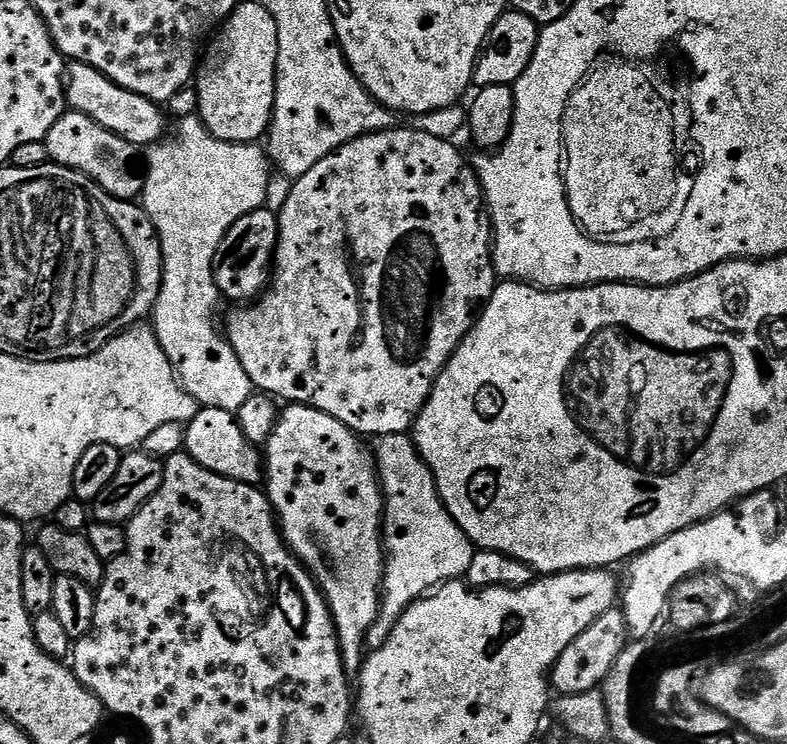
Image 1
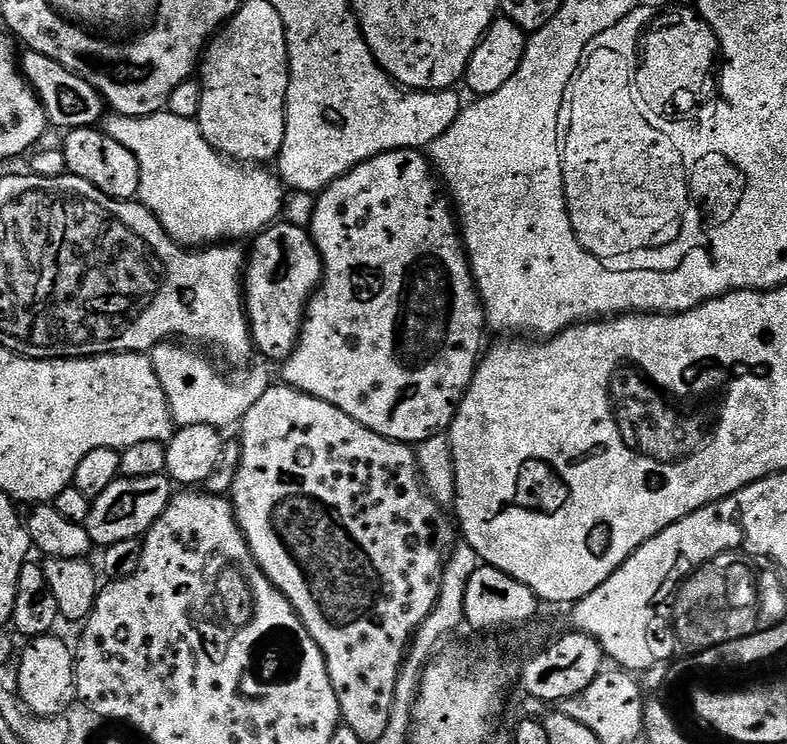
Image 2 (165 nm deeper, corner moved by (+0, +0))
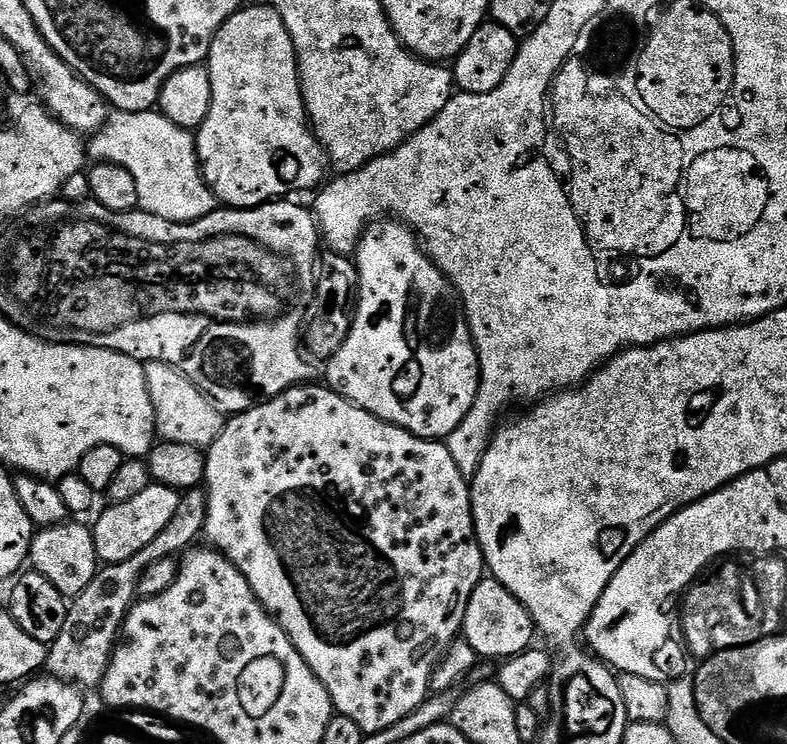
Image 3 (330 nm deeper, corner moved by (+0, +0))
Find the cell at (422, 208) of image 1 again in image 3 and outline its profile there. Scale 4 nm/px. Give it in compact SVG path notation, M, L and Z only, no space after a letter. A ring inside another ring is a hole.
M381 218L369 223L360 238L360 245L355 250L354 263L356 265L356 282L358 285L358 291L354 296L354 311L350 316L348 332L341 339L340 345L336 347L335 352L327 357L327 387L333 388L342 398L362 406L362 410L366 410L386 422L396 424L402 430L406 430L418 438L443 441L460 425L462 418L466 418L470 406L474 406L474 398L480 389L480 360L476 356L476 344L472 340L472 333L468 330L468 319L464 316L464 309L459 296L456 295L455 288L452 286L452 281L430 259L416 233L407 224L395 218Z

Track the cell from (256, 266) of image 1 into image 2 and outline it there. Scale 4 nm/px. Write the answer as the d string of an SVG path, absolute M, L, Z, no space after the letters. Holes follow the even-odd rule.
M275 222L255 234L252 249L246 252L244 266L244 310L248 314L248 328L252 332L252 342L257 353L268 360L283 362L296 349L300 341L300 327L304 325L306 309L313 292L324 279L324 259L320 257L318 246L312 240L308 228L299 228L287 222Z

